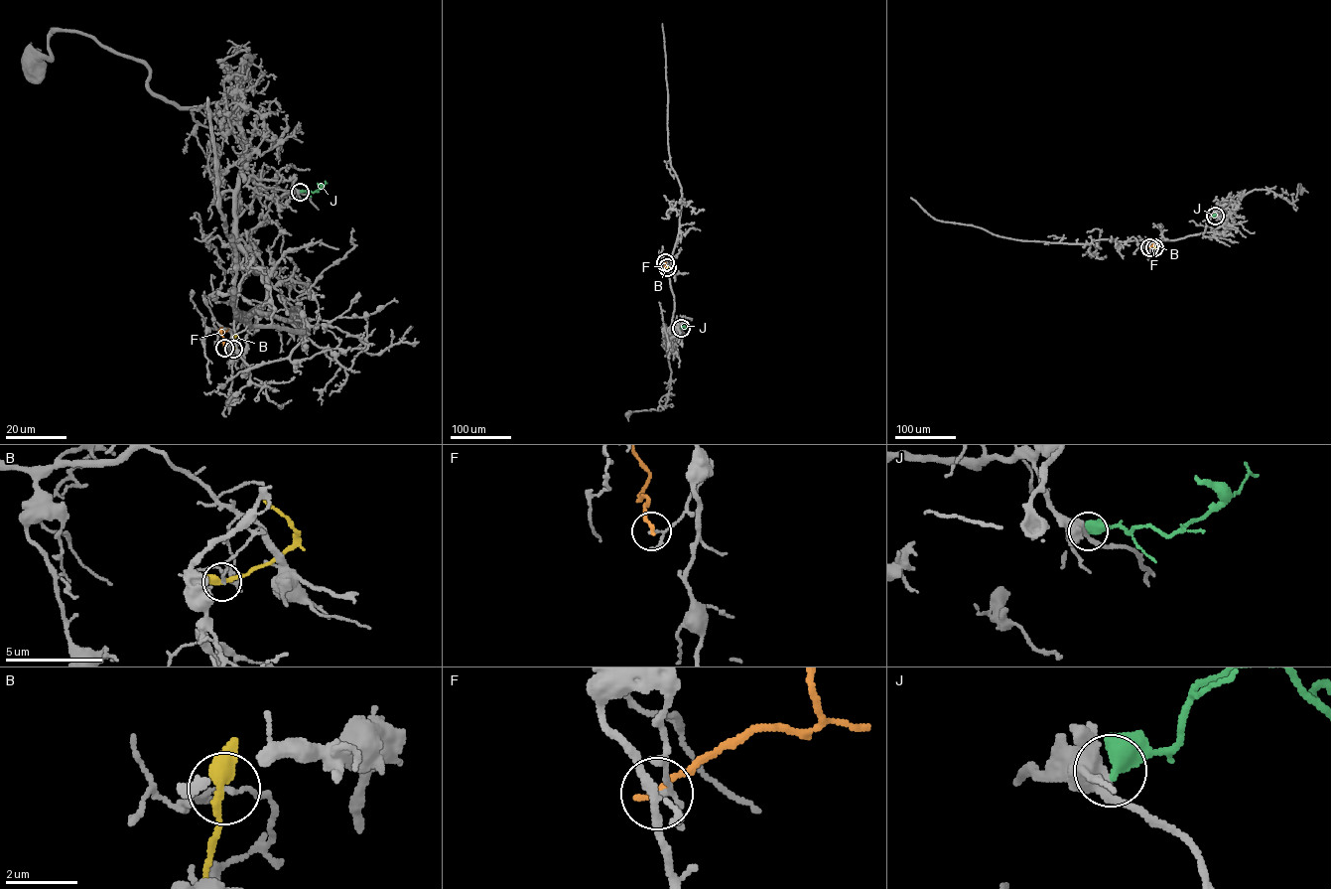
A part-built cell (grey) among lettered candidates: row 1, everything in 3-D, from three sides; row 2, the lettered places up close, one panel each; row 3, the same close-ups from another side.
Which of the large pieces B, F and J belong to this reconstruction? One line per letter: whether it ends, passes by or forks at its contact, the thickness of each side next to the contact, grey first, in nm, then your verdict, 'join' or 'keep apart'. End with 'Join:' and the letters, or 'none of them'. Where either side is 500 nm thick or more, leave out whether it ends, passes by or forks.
B: it passes by | 80/360 nm | keep apart
F: it ends | 90/220 nm | keep apart
J: 440/550 nm | keep apart
Join: none of them

